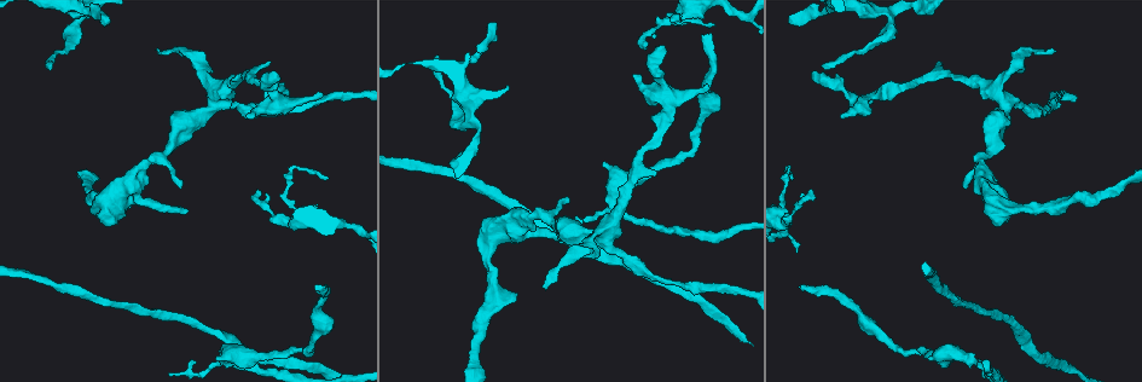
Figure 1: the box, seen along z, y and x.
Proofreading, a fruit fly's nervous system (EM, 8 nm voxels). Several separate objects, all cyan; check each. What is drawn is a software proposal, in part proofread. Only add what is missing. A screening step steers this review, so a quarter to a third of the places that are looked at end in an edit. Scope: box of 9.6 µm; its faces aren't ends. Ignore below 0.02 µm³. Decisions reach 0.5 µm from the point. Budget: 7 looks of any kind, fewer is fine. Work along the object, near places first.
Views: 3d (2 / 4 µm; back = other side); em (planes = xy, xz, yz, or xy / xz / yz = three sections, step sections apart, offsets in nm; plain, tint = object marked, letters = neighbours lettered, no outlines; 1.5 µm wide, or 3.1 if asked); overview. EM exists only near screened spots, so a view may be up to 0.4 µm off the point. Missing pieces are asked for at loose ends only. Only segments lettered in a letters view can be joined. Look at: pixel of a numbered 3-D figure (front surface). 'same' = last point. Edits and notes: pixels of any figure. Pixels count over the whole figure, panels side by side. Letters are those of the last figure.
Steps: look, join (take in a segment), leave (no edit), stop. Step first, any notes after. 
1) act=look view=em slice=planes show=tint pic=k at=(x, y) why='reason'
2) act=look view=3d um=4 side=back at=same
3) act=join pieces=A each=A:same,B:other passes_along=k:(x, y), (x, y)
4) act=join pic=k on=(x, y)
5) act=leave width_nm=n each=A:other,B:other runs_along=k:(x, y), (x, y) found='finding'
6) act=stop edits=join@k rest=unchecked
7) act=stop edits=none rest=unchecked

act=look view=em slice=planes show=letters pic=1 at=(811, 193)

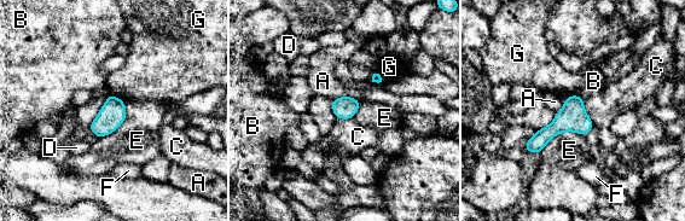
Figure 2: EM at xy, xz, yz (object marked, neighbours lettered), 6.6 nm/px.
act=leave each=A:other,B:other,C:other,D:other,E:other,F:other,G:other border=2:(352, 117), (346, 120) found='no lettered segment goes on from it'

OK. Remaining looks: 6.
act=look view=em slice=planes show=tint pic=1 at=(804, 284) why='long arm stops here'

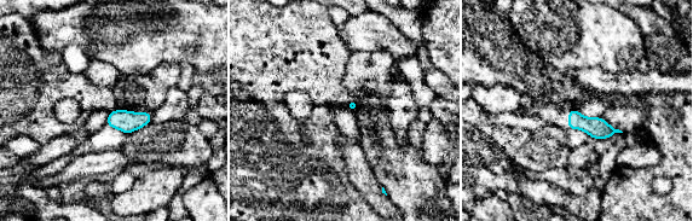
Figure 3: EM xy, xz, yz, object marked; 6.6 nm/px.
act=look view=em slice=planes show=letters at=same

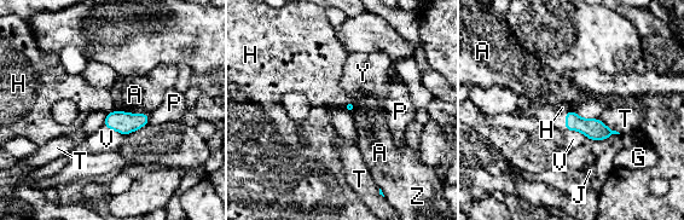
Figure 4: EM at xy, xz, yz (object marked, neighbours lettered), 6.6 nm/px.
act=join pieces=Y longest_contact=A:220nm each=A:other,G:other,H:other,J:other,P:other,T:other,V:other,Y:same,Z:other found='it goes on there'

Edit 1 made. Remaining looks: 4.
act=look view=overview why='redraw'

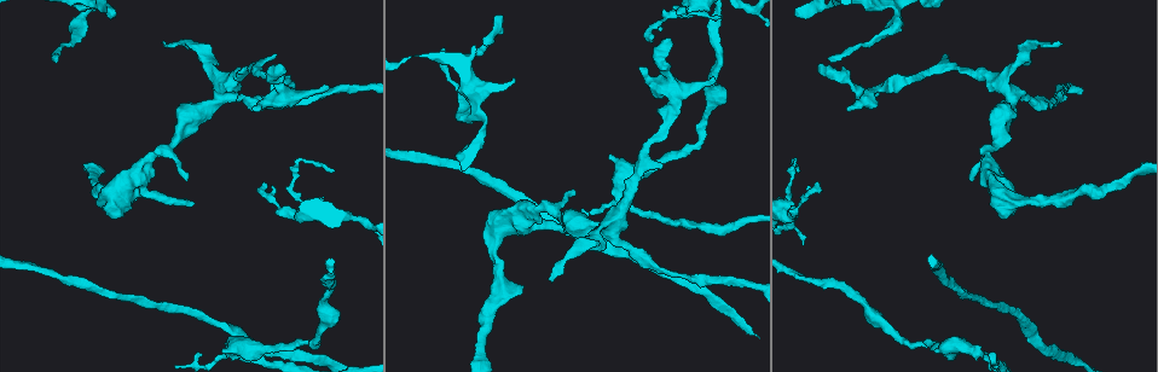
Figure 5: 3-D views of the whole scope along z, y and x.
act=look view=em slice=planes show=letters pic=5 at=(112, 15) why='branch stops here'

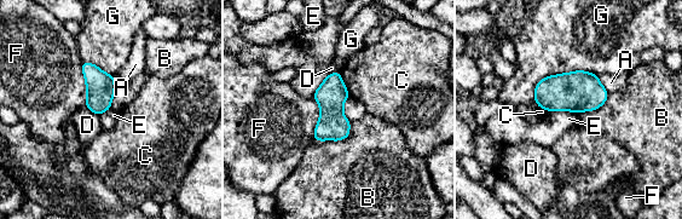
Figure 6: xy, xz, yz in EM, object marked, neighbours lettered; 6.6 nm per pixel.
act=leave longest_contact=G:460nm each=A:other,B:other,C:other,D:other,E:other,F:other,G:other border=6:(548, 110), (572, 110), (577, 114) found='none of them fits'

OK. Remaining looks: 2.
act=stop edits=join@4 rest=unchecked

